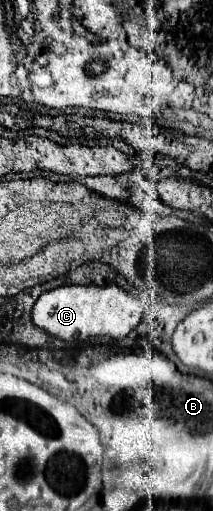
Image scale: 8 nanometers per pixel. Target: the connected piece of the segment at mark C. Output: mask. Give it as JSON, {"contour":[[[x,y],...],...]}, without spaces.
{"contour":[[[64,285],[64,287],[58,287],[58,289],[52,289],[52,291],[46,291],[40,295],[40,299],[36,301],[34,309],[32,309],[32,323],[46,331],[50,337],[56,337],[56,339],[62,339],[62,341],[70,341],[70,339],[80,339],[86,341],[90,337],[110,337],[114,341],[120,341],[124,339],[130,331],[136,329],[136,325],[140,323],[142,319],[142,303],[132,297],[130,293],[122,291],[120,287],[116,285],[108,285],[108,287],[96,287],[96,285]]]}

